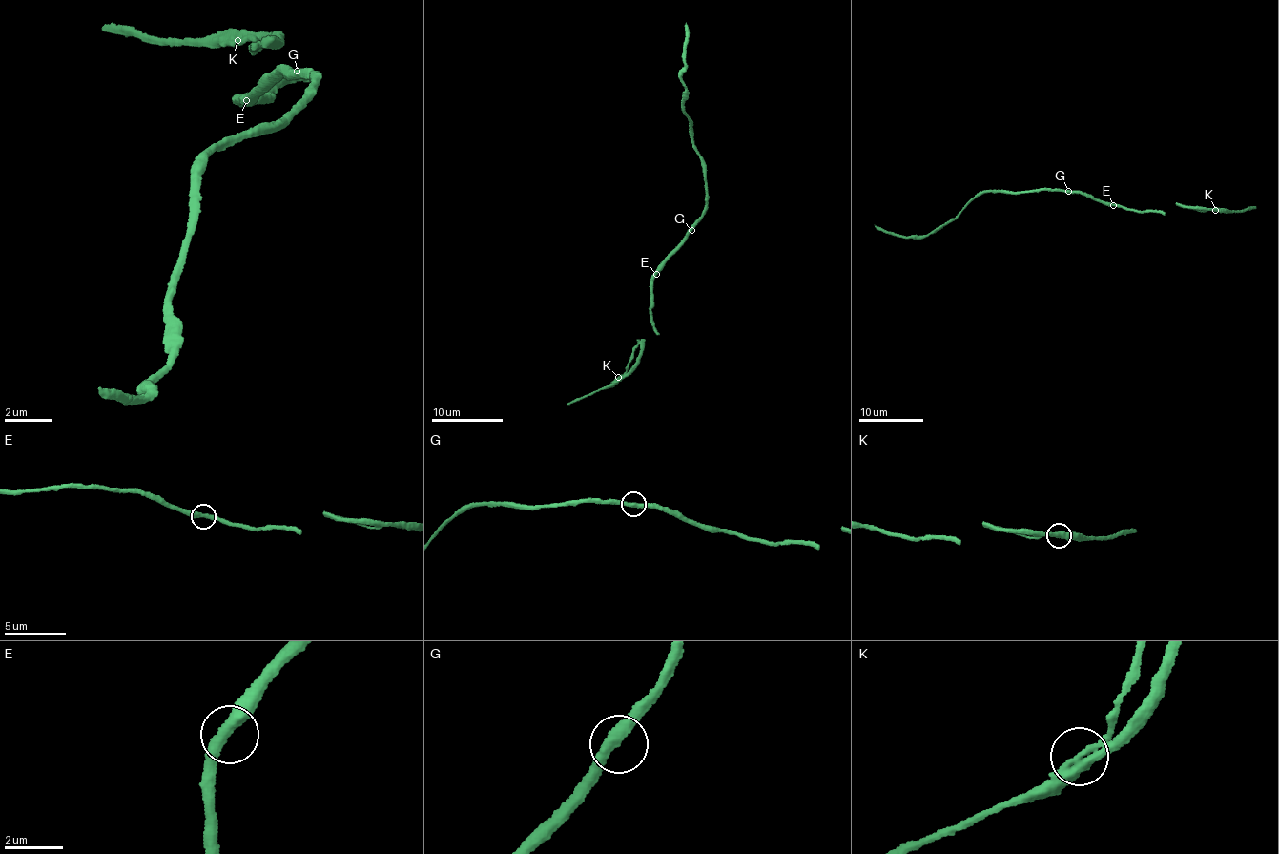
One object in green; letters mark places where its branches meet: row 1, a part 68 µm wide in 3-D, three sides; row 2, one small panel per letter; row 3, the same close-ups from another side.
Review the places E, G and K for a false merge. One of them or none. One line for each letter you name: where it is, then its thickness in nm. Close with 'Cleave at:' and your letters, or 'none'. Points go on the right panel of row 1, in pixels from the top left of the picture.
K: place (1215, 210); calibre 400 nm
Cleave at: K

